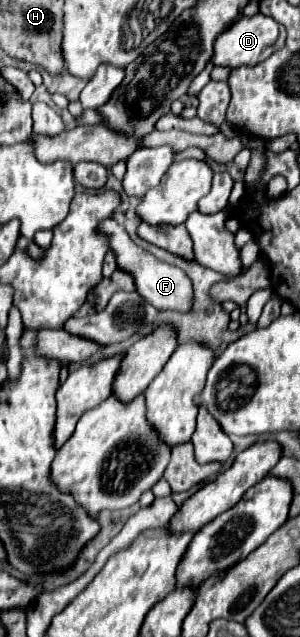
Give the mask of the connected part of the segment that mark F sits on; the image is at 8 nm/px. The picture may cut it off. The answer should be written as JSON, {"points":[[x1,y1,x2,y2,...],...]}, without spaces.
{"points":[[105,220,99,226,99,230,109,236,109,248,117,252,117,264,119,264,119,268,127,270,135,278,137,292,149,304,153,304,157,310,173,310,173,312,181,312,181,314,189,314,193,310,193,284,191,284,189,276,181,268,165,264,165,262,159,262,149,252,145,252,143,248,135,246,131,242,131,238,127,236,125,228,119,226,115,220]]}

